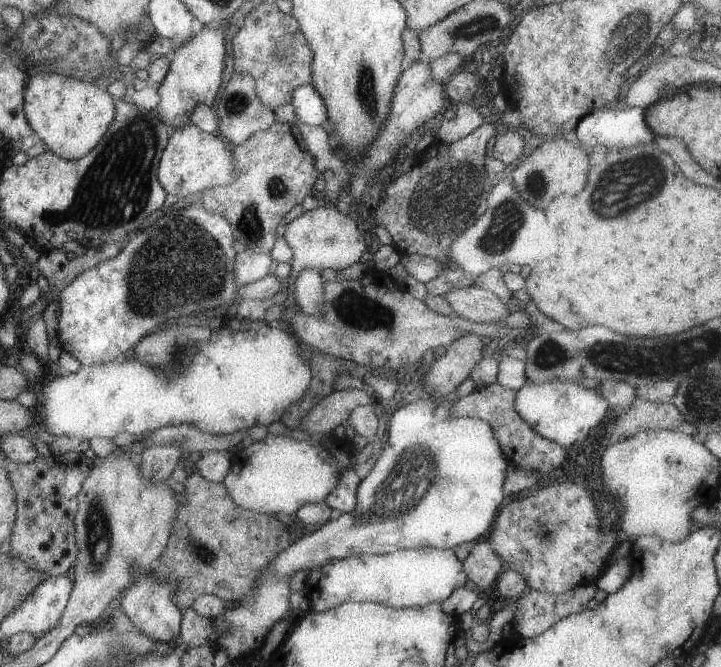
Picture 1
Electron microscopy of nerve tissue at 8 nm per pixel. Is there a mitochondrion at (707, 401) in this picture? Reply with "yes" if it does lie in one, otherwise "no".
yes

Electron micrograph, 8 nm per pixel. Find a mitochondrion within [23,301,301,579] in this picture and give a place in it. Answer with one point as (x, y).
(199, 552)

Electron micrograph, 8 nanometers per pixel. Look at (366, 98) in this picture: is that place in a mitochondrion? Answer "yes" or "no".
yes

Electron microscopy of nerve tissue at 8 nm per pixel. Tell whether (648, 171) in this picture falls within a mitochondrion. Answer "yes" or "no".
yes

